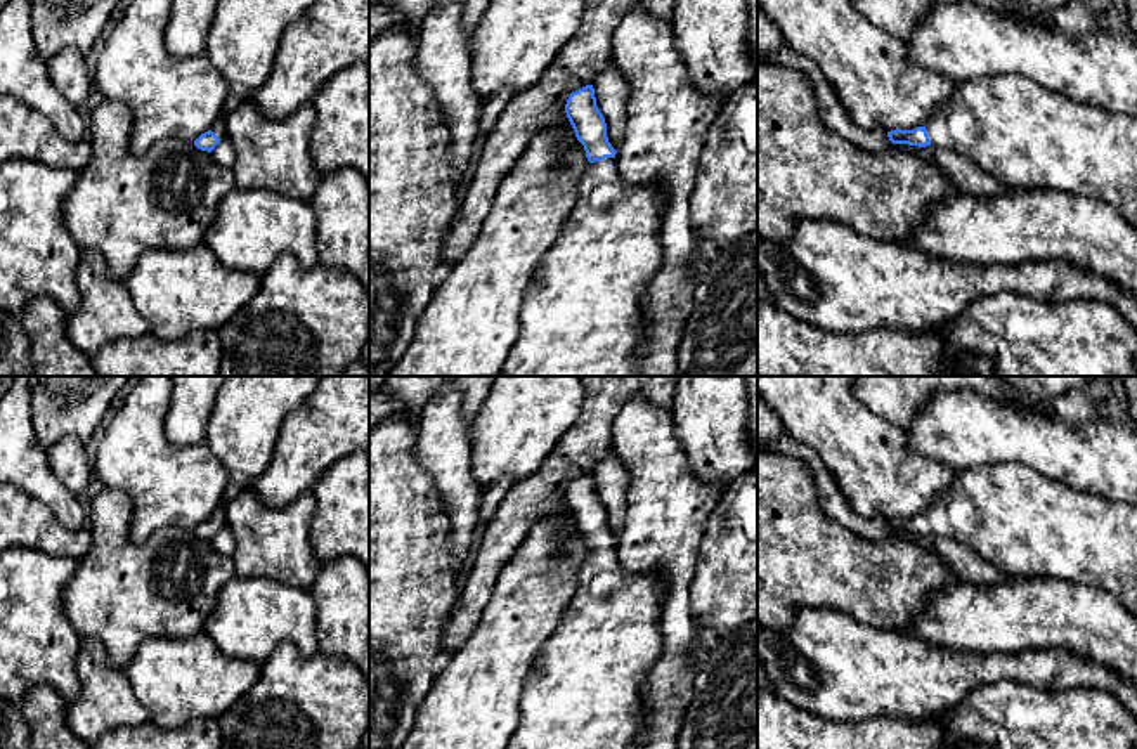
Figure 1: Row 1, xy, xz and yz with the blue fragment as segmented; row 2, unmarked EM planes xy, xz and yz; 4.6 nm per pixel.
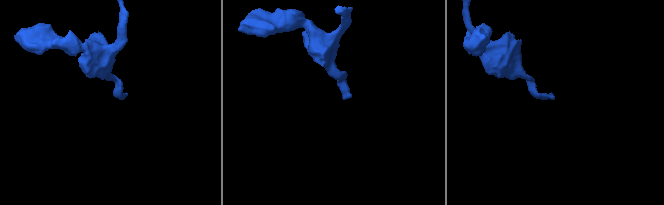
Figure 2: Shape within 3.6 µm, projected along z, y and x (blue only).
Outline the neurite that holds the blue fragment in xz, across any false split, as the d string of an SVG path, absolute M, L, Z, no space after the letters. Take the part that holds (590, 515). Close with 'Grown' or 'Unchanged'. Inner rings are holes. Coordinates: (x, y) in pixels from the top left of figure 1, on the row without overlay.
M593 473L572 480L565 501L591 555L579 569L577 589L555 633L544 642L525 676L518 725L506 749L636 749L636 739L646 725L641 687L664 650L660 612L666 577L659 570L629 572L620 567Z. Grown

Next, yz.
M993 463L957 475L936 503L913 518L891 518L893 532L950 537L1012 579L1057 577L1111 593L1137 615L1137 505L1078 492L1021 463Z. Grown

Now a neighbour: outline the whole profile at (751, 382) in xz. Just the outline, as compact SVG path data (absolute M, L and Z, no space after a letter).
M745 376L745 387L747 387L747 435L752 458L757 468L757 376Z

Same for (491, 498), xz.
M501 479L489 491L482 494L478 527L485 529L492 522L494 513L503 498L506 496L510 485L511 484L508 479Z

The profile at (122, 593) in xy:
M104 487L92 501L87 525L90 550L62 591L64 610L81 638L97 638L113 668L125 669L139 647L156 636L187 638L203 631L218 591L236 577L232 557L222 555L194 531L166 525L144 543L130 539L132 501L127 492Z

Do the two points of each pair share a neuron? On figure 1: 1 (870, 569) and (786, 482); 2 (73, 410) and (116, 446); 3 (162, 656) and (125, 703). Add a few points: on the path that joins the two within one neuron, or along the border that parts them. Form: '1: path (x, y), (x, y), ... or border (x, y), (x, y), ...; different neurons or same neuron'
1: path (846, 557), (796, 507); same neuron
2: border (110, 416), (101, 427); different neurons
3: border (123, 670), (136, 699), (149, 718); different neurons

